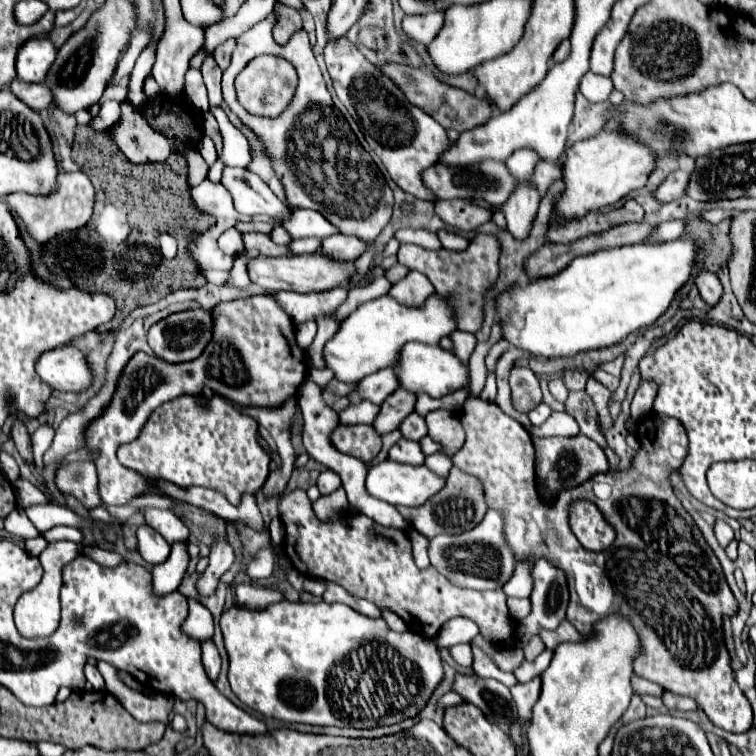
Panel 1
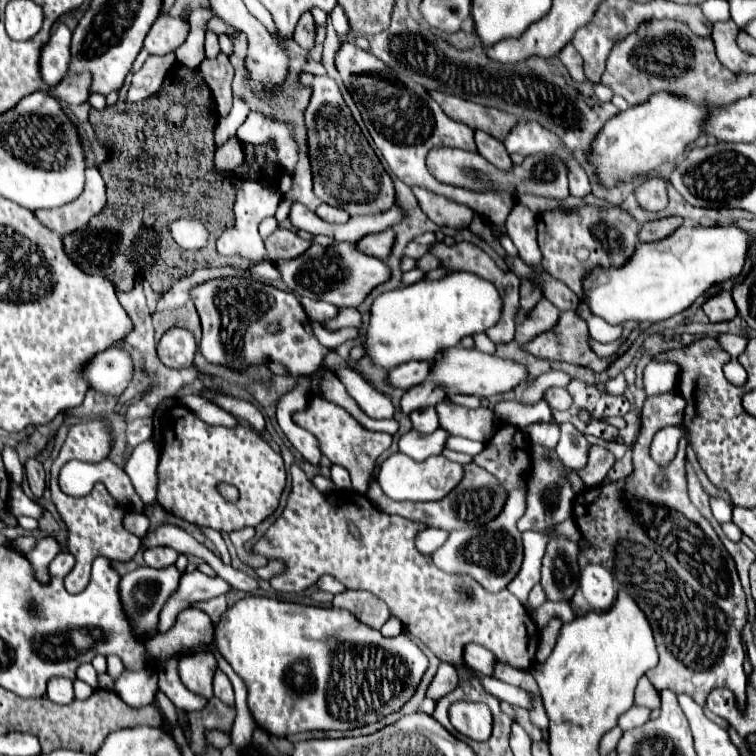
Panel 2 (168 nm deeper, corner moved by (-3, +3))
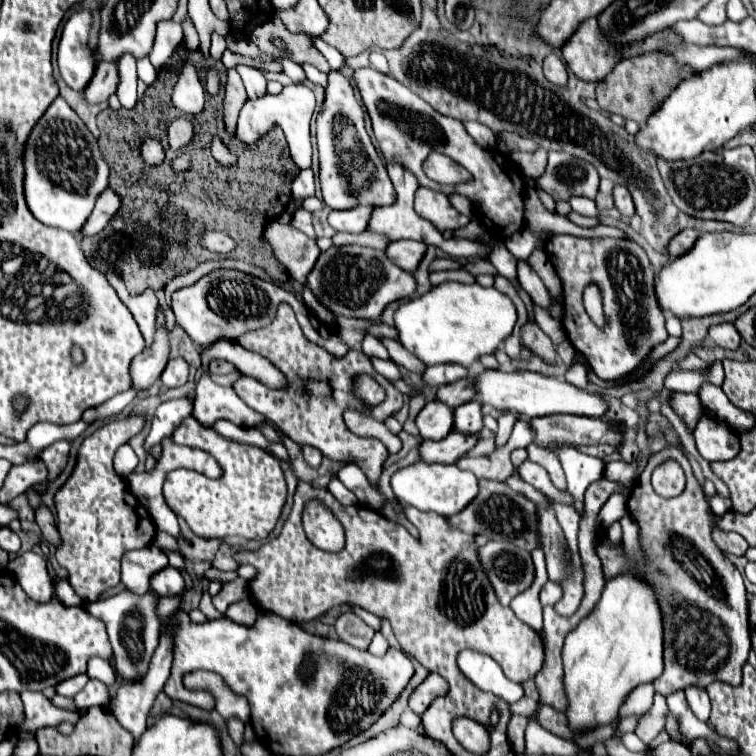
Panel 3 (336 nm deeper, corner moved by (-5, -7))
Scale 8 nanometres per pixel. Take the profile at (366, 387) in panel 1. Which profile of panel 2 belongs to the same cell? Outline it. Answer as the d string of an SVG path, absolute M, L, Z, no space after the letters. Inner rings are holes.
M405 362L403 366L397 366L387 376L387 386L409 390L411 386L421 384L429 376L429 362Z

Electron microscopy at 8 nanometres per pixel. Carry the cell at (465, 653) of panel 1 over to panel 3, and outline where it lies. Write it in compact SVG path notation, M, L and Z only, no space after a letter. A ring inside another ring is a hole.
M463 650L457 656L457 664L463 676L483 692L493 692L495 696L501 696L511 704L525 694L523 686L507 680L501 668L485 654L479 654L475 650Z

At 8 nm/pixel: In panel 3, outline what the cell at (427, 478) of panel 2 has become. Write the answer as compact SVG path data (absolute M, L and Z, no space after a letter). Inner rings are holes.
M425 462L411 464L393 474L391 486L399 502L411 504L417 510L437 512L441 516L453 516L461 512L479 494L479 484L477 484L475 474L459 470L455 464L425 464Z

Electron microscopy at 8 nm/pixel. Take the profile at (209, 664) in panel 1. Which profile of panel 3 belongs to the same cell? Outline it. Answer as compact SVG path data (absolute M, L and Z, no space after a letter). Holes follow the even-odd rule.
M231 718L231 720L227 722L227 730L229 730L231 740L233 740L237 746L241 746L241 744L243 744L243 730L245 730L245 724L243 724L241 720L237 720L237 718Z

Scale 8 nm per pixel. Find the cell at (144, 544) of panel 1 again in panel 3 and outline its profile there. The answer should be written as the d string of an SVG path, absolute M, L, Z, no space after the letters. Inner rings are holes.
M167 566L163 568L157 576L153 576L153 584L151 588L159 594L159 596L183 596L185 592L185 582L183 582L183 576L179 570Z

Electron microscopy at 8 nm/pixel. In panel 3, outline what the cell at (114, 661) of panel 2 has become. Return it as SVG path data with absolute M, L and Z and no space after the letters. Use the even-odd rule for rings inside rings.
M149 590L149 596L129 596L129 592L119 592L105 600L95 600L87 604L87 612L101 620L107 628L109 642L113 646L115 670L125 682L139 682L147 670L151 656L159 644L159 618L155 614L157 594Z

